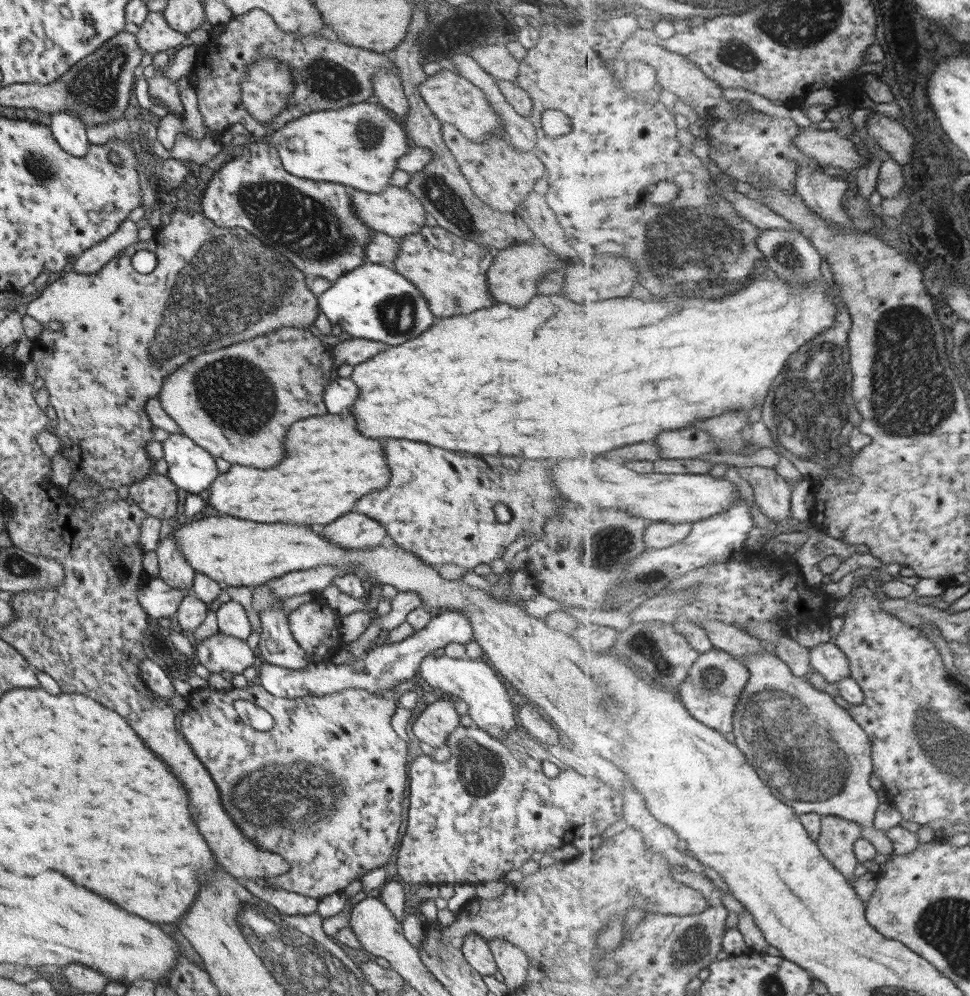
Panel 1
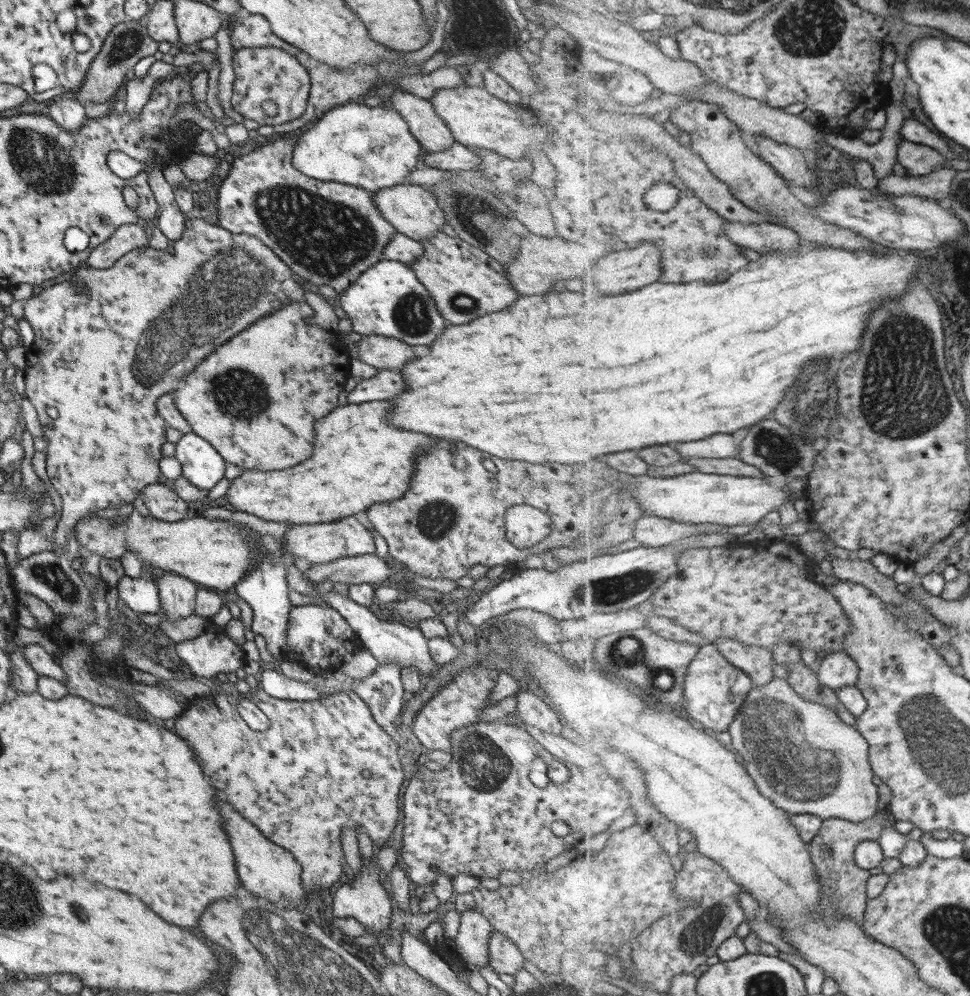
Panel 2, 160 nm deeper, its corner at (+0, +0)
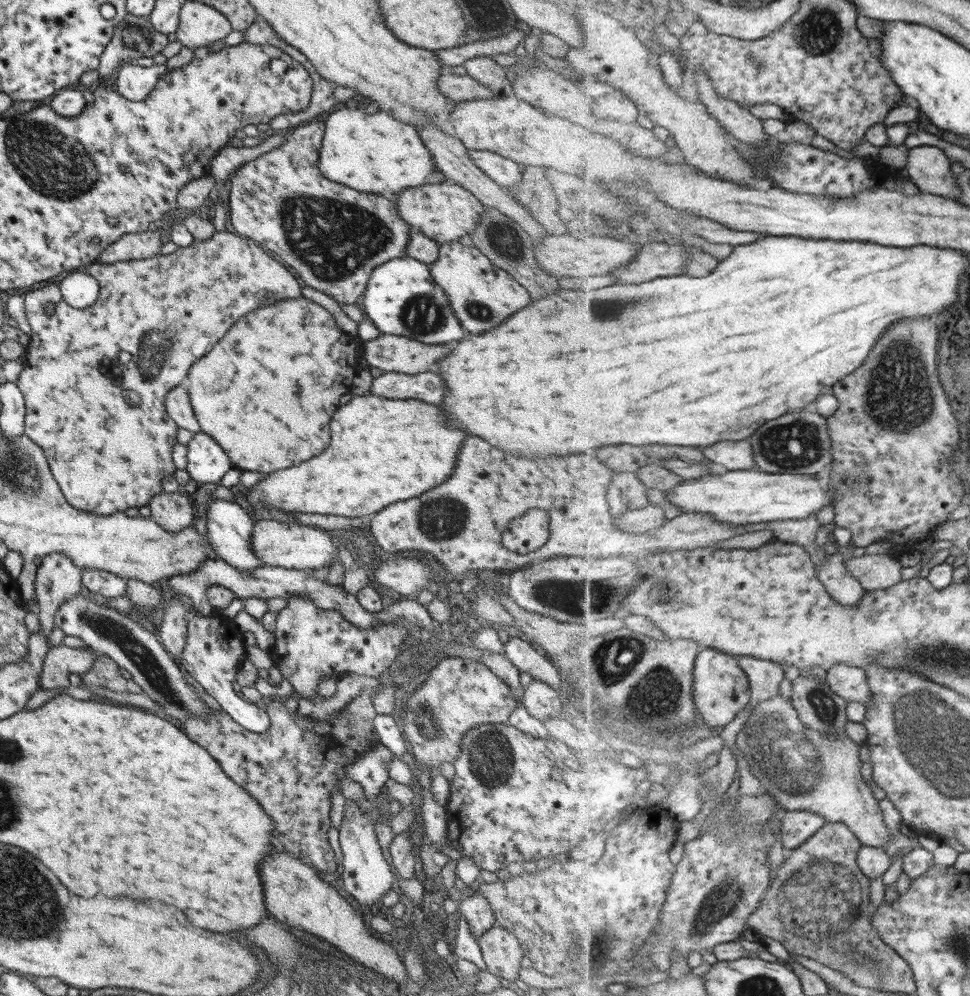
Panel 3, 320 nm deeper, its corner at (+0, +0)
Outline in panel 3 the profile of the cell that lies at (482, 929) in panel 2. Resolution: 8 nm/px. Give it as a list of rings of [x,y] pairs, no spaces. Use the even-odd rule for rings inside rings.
[[[475,892],[467,897],[451,895],[442,903],[442,909],[448,917],[463,917],[475,938],[496,923],[487,899]]]

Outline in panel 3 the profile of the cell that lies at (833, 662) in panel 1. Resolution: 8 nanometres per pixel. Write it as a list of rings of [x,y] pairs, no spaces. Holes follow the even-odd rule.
[[[848,663],[836,664],[827,671],[825,682],[848,704],[863,703],[869,708],[873,693],[865,668],[851,666]]]

